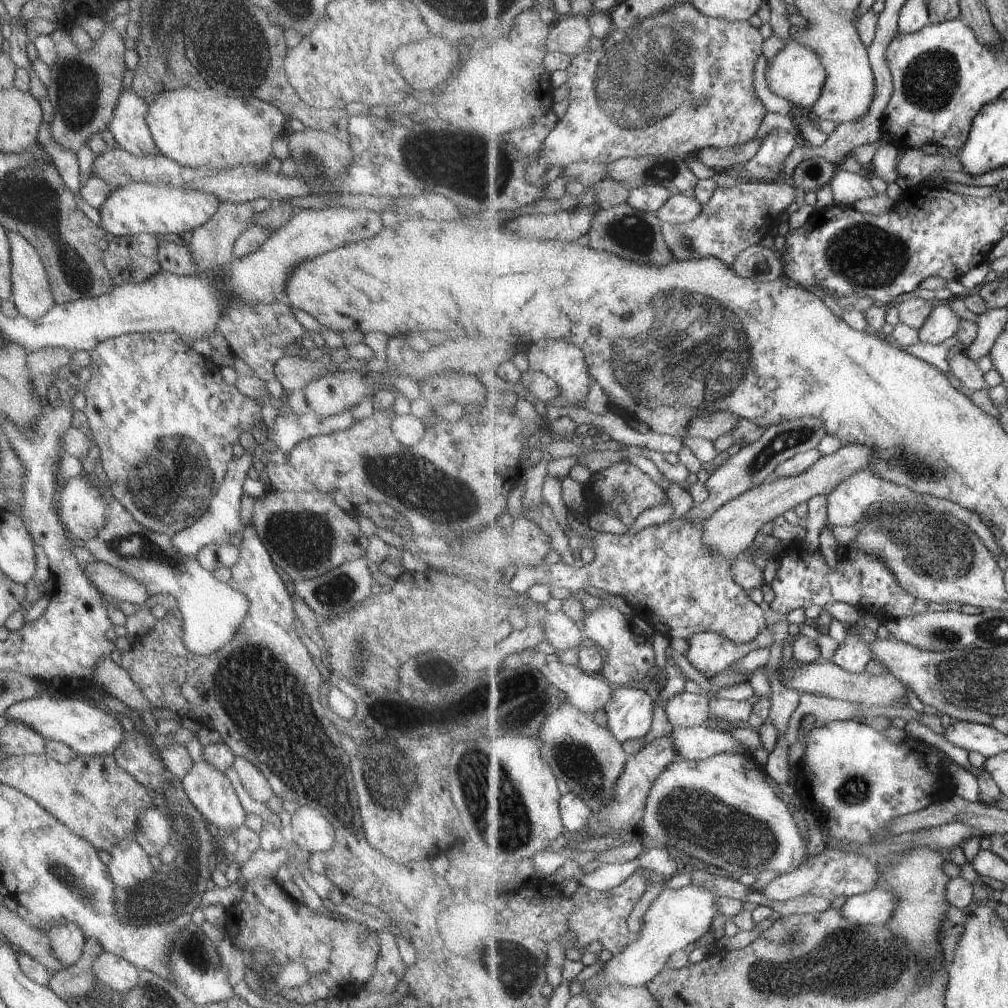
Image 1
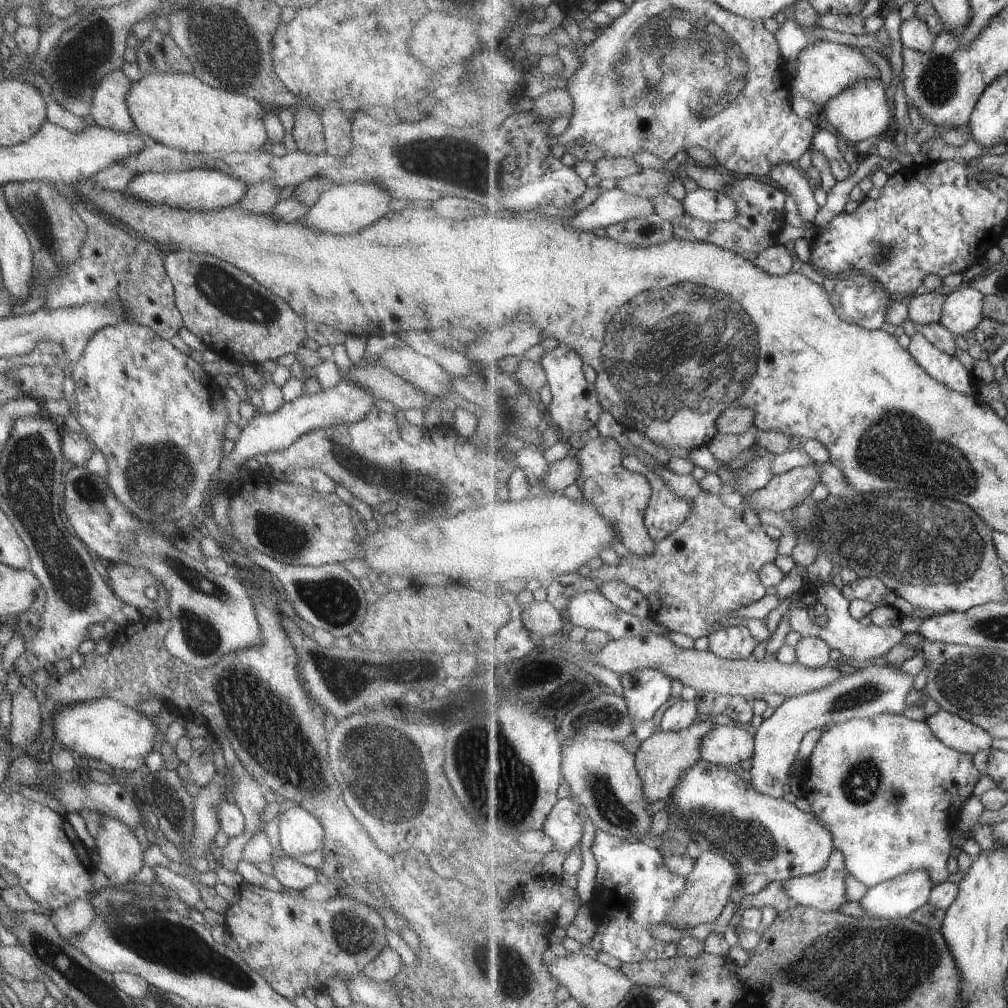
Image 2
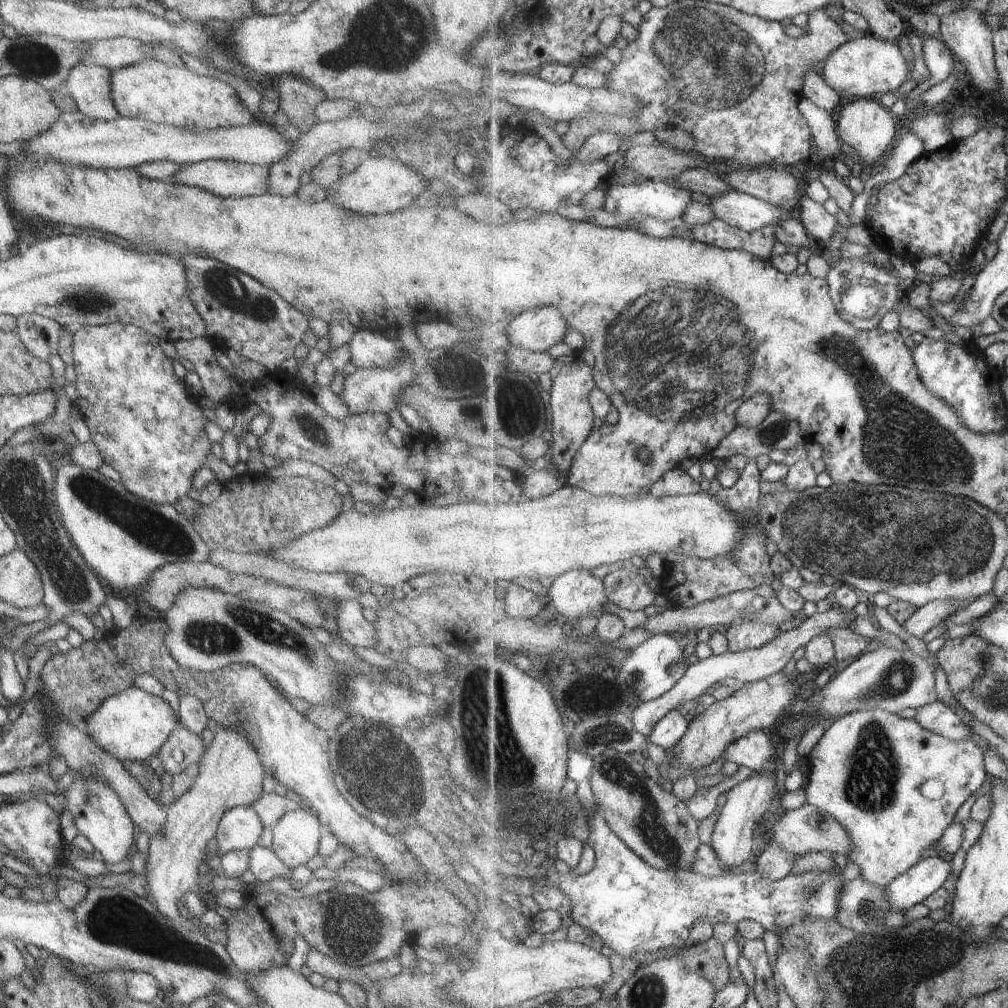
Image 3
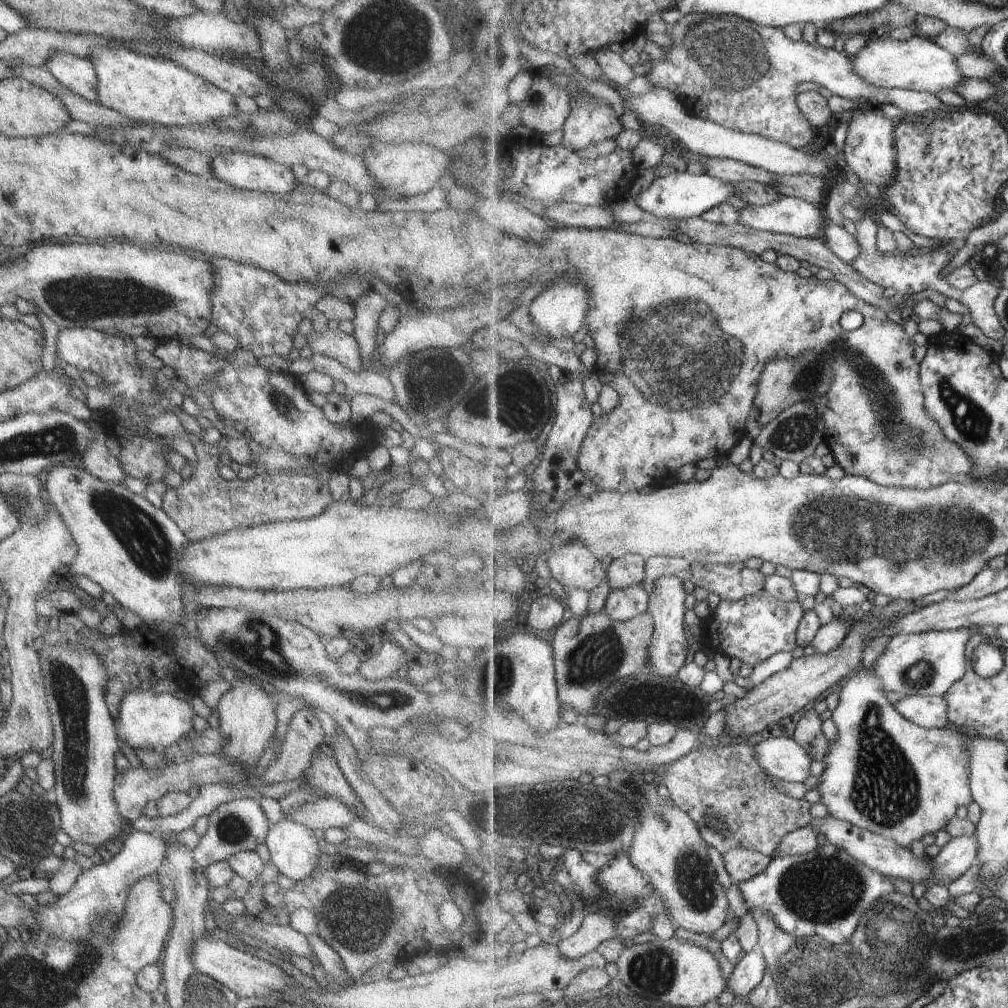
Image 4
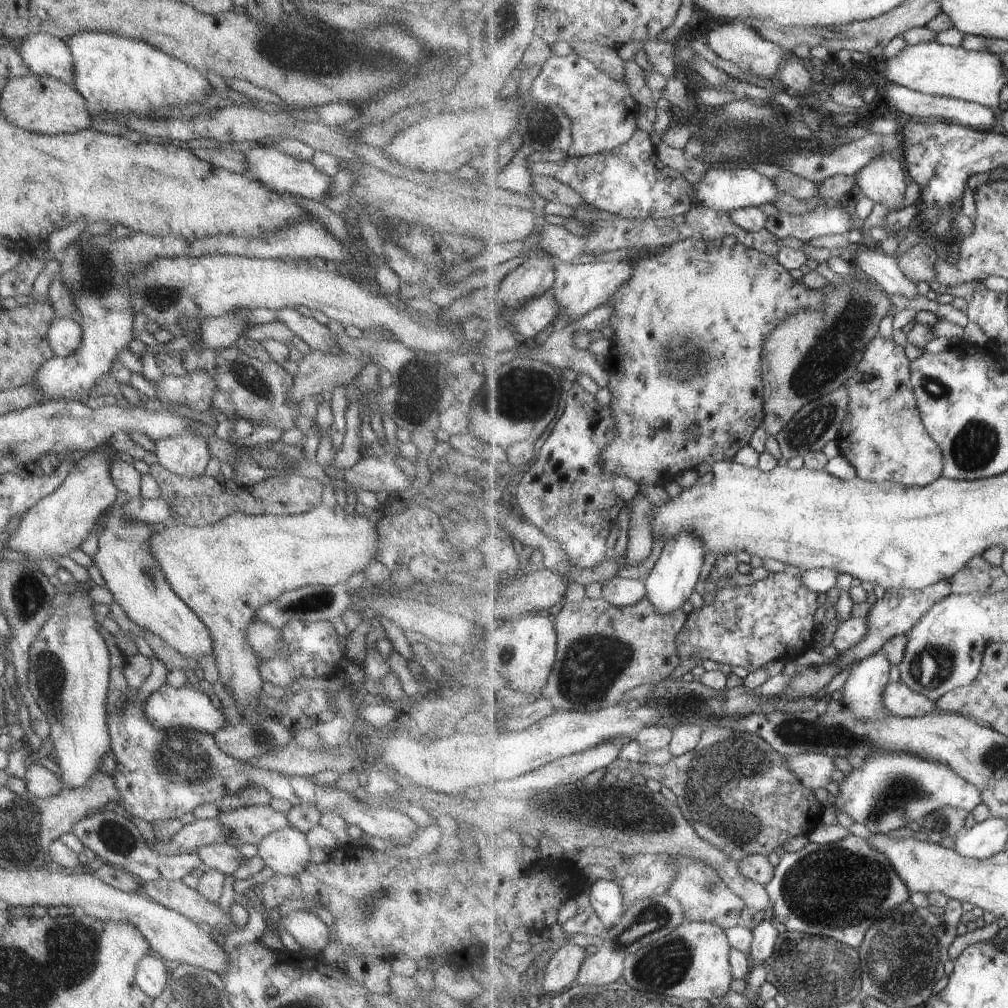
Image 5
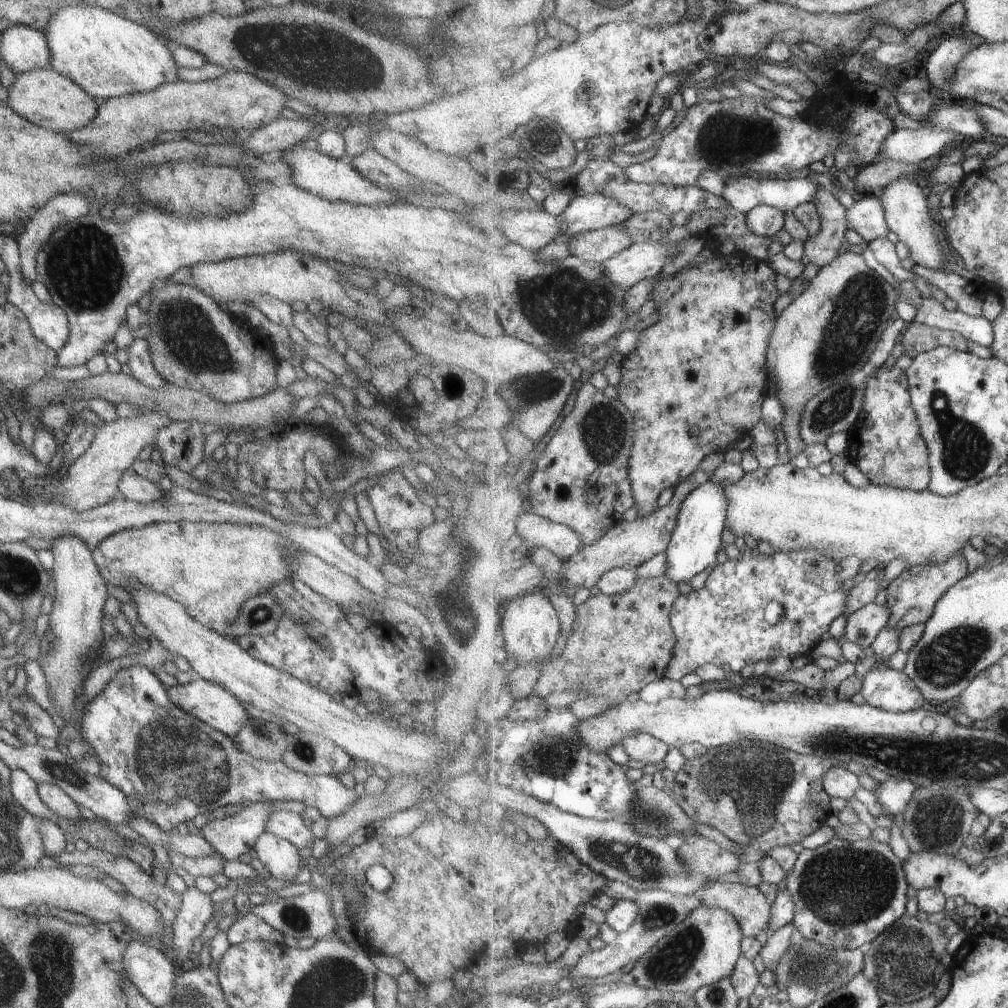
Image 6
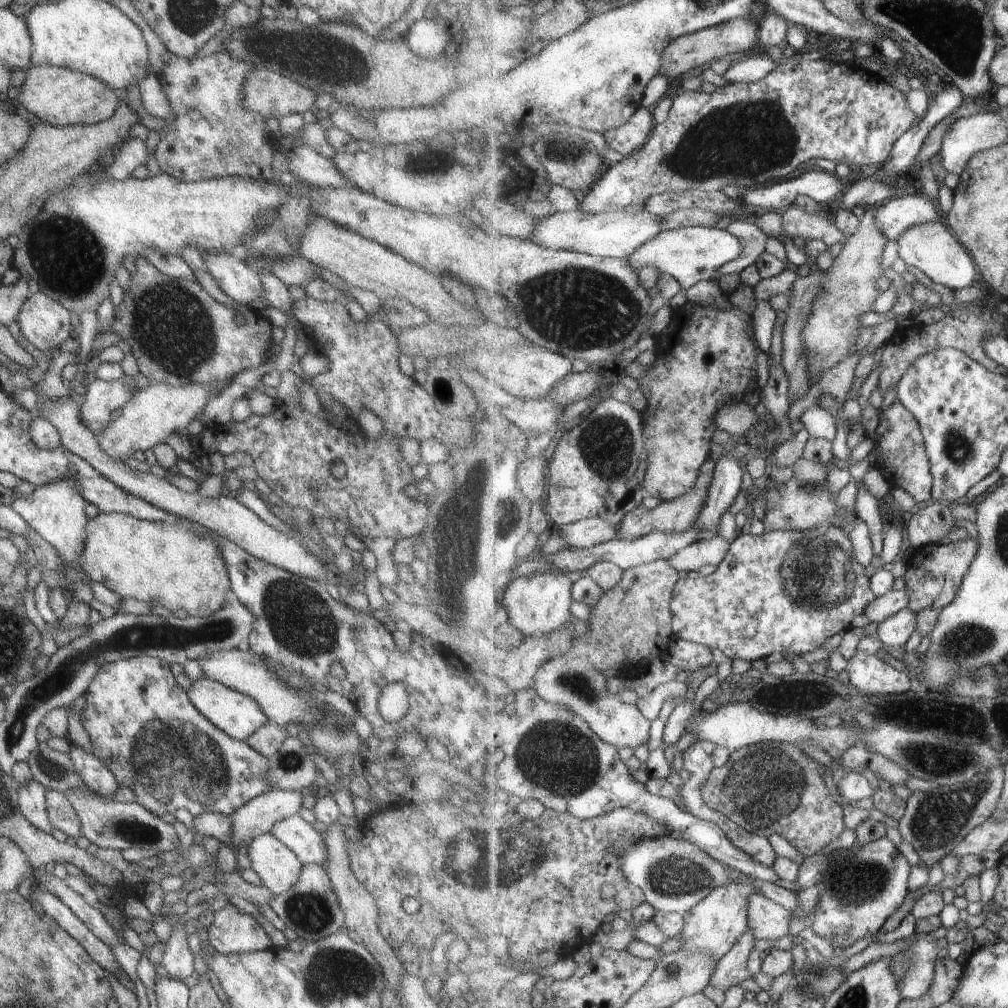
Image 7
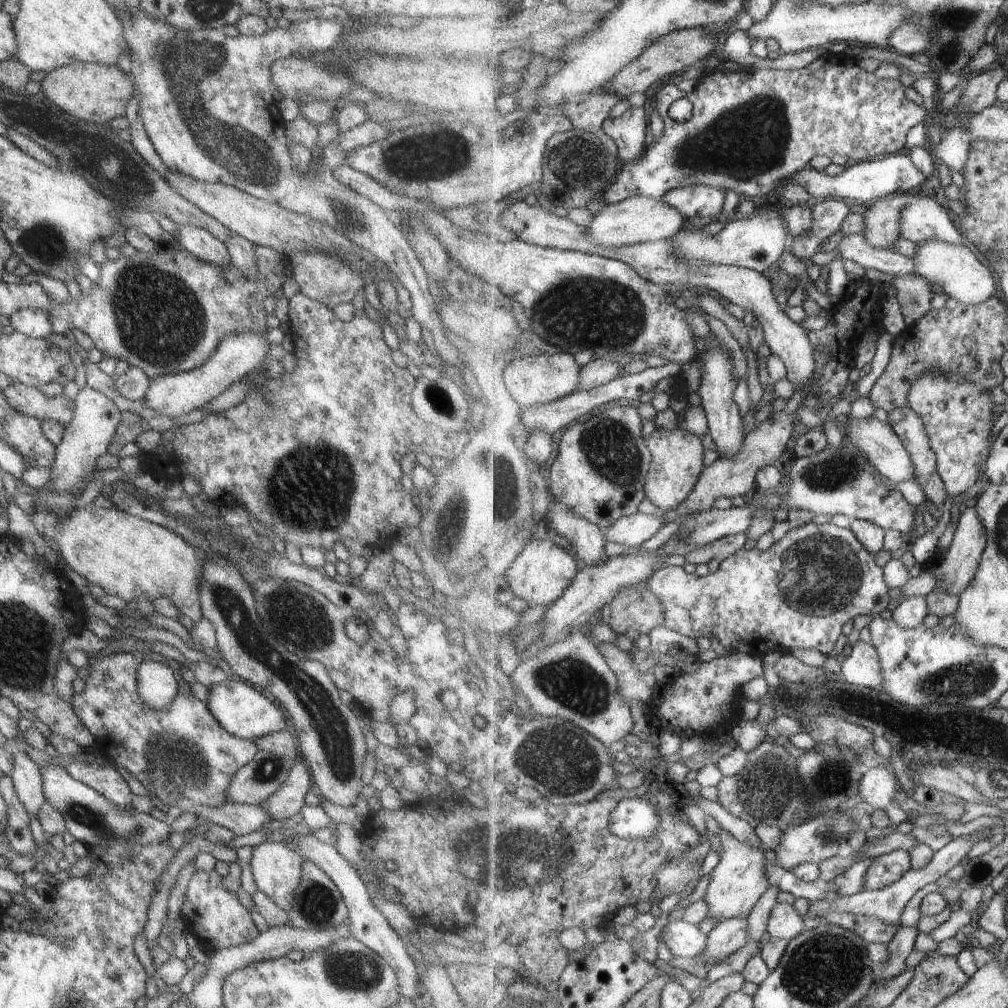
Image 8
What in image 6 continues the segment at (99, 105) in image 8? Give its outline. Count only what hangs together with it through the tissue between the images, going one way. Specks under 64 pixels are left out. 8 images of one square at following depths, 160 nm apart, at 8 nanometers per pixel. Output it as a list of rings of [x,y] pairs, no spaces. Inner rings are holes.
[[[49,66],[45,68],[33,68],[32,70],[23,73],[17,73],[13,84],[7,89],[7,105],[10,110],[13,110],[18,116],[24,120],[31,122],[33,125],[39,126],[47,131],[63,133],[65,131],[76,130],[86,126],[95,118],[97,114],[98,101],[91,98],[85,90],[81,90],[75,82],[71,82],[69,78],[65,78],[52,70]]]

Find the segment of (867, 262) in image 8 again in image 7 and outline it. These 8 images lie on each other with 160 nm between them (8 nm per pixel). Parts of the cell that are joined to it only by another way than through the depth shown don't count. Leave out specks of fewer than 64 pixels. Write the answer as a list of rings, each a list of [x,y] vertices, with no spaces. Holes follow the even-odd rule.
[[[792,205],[781,213],[785,233],[792,238],[801,238],[806,242],[823,240],[827,246],[847,244],[849,236],[845,235],[835,224],[828,209],[821,210],[821,214],[809,214],[807,210]]]

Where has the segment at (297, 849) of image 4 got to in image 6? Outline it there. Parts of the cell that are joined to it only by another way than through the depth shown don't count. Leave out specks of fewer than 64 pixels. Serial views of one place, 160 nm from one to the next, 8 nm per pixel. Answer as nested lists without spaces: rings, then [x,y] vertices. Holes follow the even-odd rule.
[[[263,832],[255,838],[252,848],[255,851],[254,857],[261,862],[264,872],[275,879],[291,883],[301,872],[299,850],[284,839]]]

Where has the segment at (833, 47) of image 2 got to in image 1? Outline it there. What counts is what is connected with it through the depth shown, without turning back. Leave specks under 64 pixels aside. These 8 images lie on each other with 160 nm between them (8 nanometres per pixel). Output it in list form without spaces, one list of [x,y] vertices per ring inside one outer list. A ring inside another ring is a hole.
[[[793,40],[781,49],[767,63],[765,68],[765,81],[770,92],[802,107],[806,111],[811,110],[812,106],[819,100],[827,80],[828,71],[820,55]]]

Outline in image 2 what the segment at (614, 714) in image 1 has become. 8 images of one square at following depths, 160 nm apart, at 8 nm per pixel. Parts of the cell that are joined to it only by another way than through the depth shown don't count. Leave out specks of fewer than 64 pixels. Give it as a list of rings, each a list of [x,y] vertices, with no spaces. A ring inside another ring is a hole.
[[[641,668],[623,674],[620,679],[633,726],[651,720],[655,712],[671,698],[673,678],[661,670]]]

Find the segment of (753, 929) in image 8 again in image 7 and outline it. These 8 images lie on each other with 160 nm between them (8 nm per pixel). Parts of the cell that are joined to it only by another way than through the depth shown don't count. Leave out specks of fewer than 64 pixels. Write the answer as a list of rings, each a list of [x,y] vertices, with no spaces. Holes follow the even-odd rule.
[[[750,927],[745,930],[745,934],[737,940],[733,949],[729,950],[729,953],[725,954],[717,964],[709,985],[719,988],[726,994],[729,988],[736,986],[735,984],[741,984],[748,978],[753,979],[754,975],[747,970],[747,960],[749,960],[749,954],[755,950],[757,940]]]

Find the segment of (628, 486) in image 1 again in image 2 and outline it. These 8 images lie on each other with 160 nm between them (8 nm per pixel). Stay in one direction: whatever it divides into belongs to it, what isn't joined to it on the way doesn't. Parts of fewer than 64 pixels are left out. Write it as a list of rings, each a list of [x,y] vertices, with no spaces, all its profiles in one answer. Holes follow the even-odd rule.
[[[626,455],[624,464],[627,470],[647,476],[649,482],[653,484],[652,501],[645,514],[644,522],[650,537],[655,542],[661,542],[687,522],[693,510],[691,502],[671,492],[671,488],[667,486],[667,480],[661,478],[655,468],[649,468],[643,464],[637,456]]]

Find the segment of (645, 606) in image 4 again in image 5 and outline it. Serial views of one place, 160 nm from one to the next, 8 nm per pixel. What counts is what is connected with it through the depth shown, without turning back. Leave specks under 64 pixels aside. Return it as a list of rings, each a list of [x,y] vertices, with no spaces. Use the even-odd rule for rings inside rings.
[[[614,577],[602,584],[602,598],[620,608],[633,606],[645,596],[648,596],[648,593],[642,580]]]

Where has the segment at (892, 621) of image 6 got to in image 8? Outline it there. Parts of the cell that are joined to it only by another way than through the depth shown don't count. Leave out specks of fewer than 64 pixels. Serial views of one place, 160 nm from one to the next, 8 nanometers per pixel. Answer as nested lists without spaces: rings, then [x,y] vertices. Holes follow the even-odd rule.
[[[973,506],[965,510],[961,515],[959,526],[957,526],[956,533],[954,534],[954,539],[946,553],[935,553],[927,563],[918,567],[916,571],[929,570],[929,572],[937,578],[937,582],[939,582],[936,590],[960,596],[969,588],[971,582],[976,578],[977,572],[980,570],[982,557],[986,552],[987,544],[987,530]]]

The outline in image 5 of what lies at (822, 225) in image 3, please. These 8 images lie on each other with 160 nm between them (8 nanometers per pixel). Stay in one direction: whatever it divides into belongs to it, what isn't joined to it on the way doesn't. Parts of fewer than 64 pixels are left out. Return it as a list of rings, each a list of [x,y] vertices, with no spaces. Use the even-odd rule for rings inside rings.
[[[860,246],[852,265],[859,266],[885,293],[903,296],[909,300],[919,299],[917,282],[909,280],[899,266],[899,256],[889,256],[880,249],[869,250]]]

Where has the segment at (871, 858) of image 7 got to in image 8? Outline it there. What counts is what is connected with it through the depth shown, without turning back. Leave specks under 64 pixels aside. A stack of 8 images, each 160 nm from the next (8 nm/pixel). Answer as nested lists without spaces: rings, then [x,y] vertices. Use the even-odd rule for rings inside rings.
[[[904,849],[885,854],[873,860],[865,878],[865,890],[882,890],[901,880],[913,869],[912,856]]]

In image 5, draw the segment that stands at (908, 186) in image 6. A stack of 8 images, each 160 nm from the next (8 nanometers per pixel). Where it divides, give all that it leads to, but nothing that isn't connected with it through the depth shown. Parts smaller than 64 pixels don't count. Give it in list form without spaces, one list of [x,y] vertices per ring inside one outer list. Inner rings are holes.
[[[883,156],[877,162],[859,170],[857,191],[873,200],[875,204],[887,206],[891,212],[902,210],[905,192],[909,186],[905,162],[895,156]]]

